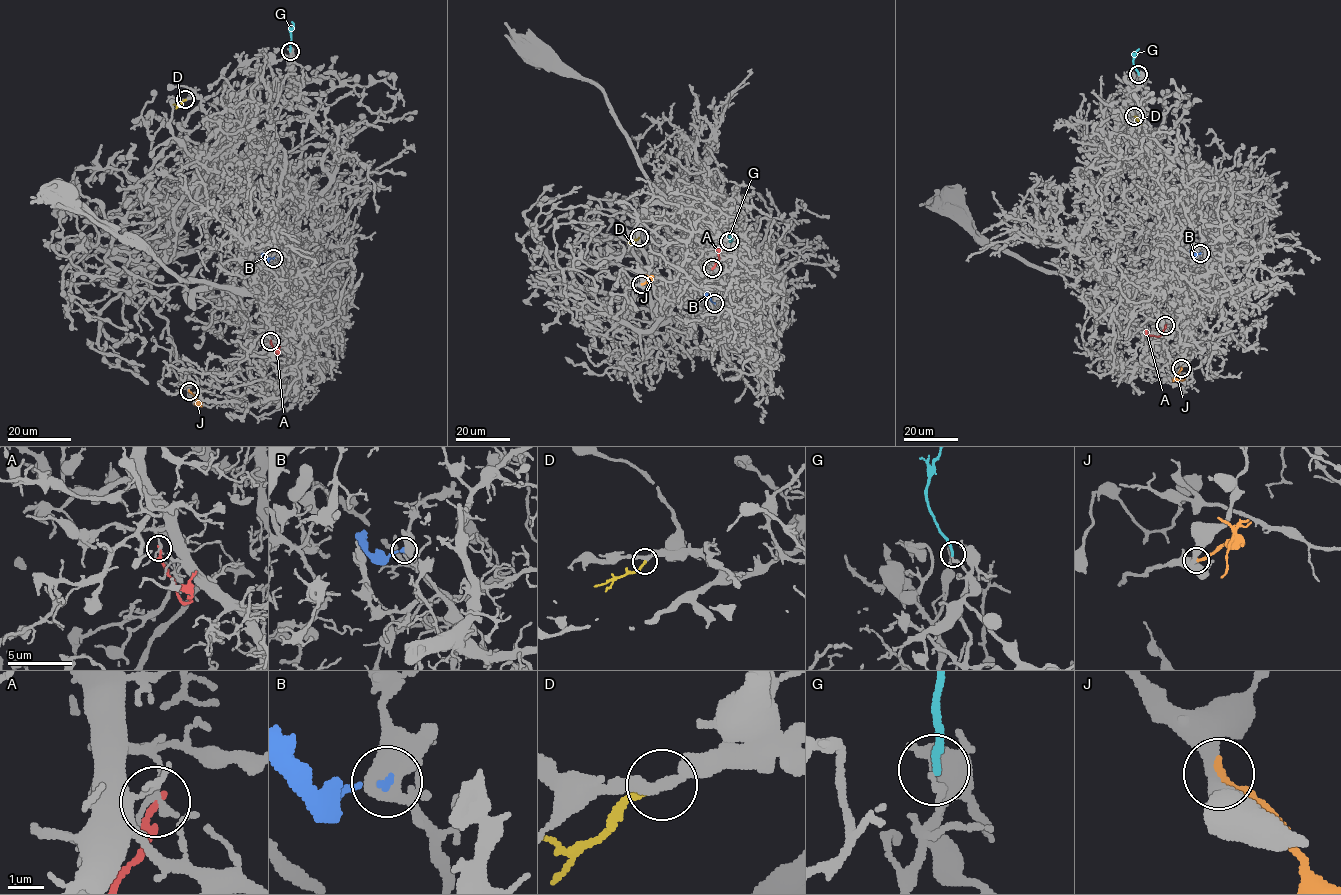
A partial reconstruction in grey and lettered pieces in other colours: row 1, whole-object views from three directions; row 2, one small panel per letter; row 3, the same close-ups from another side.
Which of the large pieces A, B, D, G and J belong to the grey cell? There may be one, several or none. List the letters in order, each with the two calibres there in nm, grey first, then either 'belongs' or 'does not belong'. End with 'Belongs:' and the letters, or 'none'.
A: 180 nm thick on the grey side, 200 nm on the other; does not belong
B: 550 nm thick on the grey side, 160 nm on the other; does not belong
D: 320 nm thick on the grey side, 180 nm on the other; belongs
G: 190 nm thick on the grey side, 200 nm on the other; does not belong
J: 400 nm thick on the grey side, 280 nm on the other; does not belong
Belongs: D

